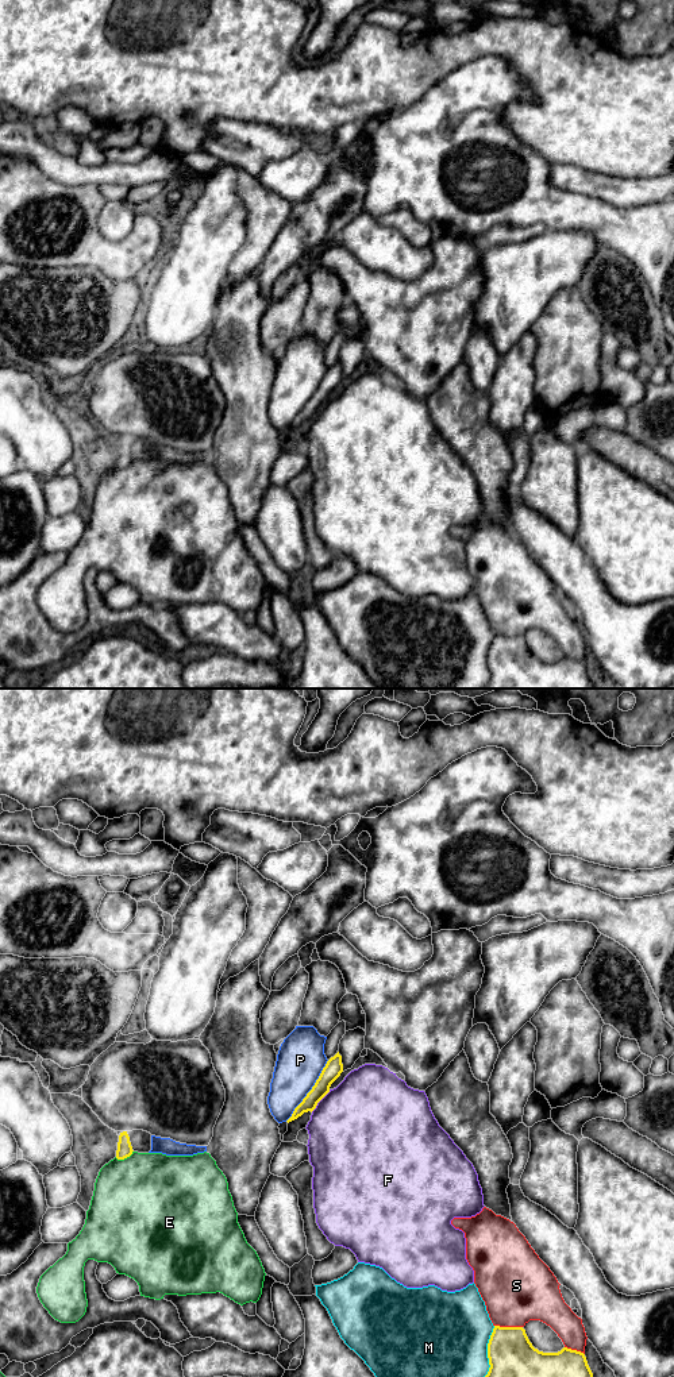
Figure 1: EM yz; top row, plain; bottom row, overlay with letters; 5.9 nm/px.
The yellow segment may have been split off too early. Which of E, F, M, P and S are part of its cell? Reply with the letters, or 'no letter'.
P

